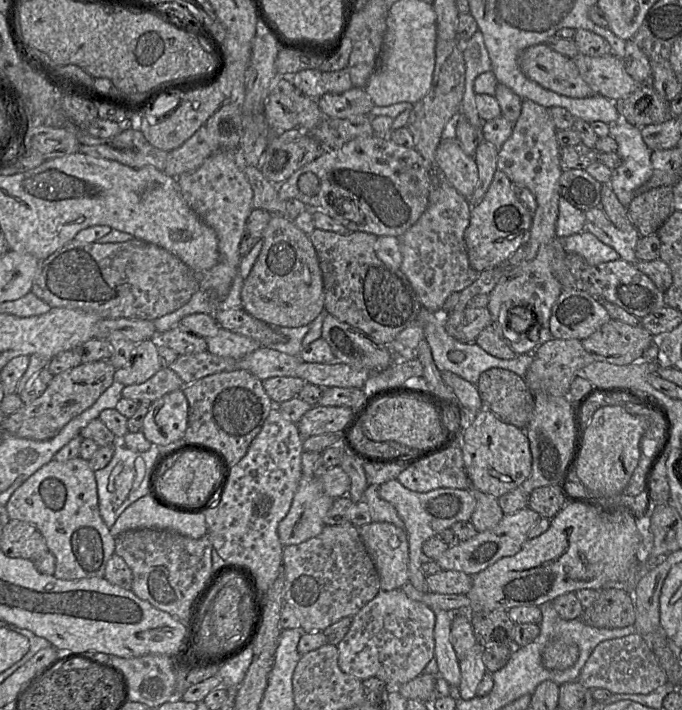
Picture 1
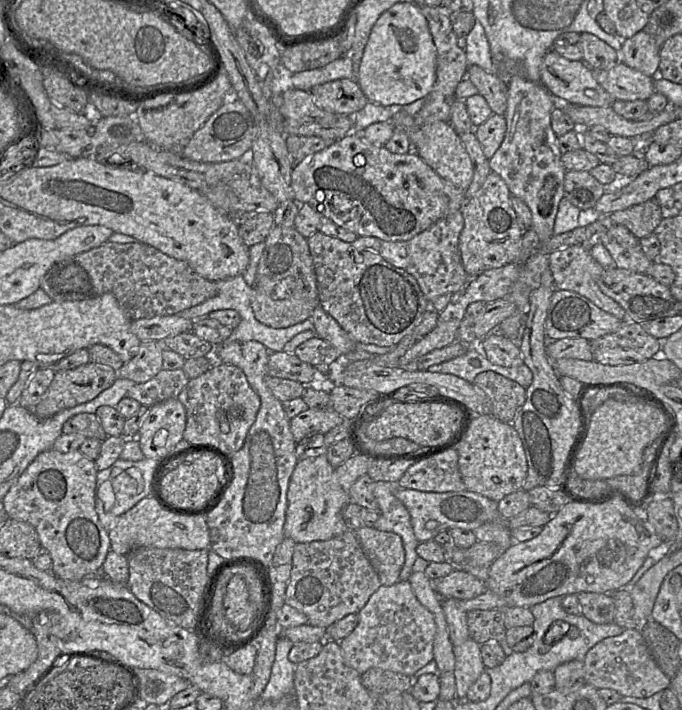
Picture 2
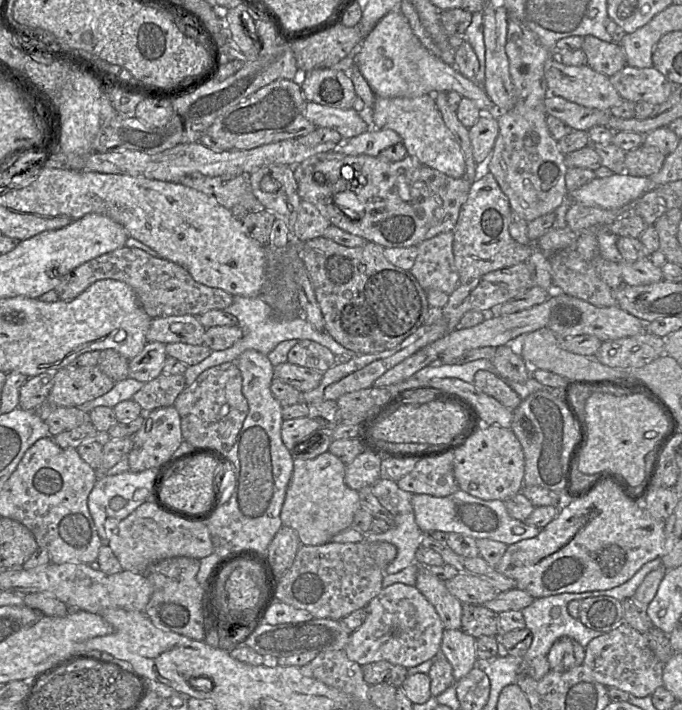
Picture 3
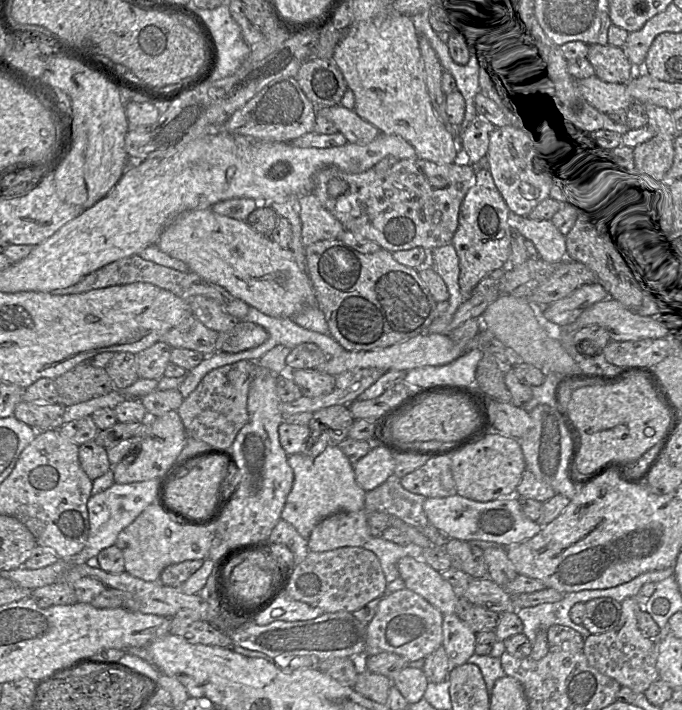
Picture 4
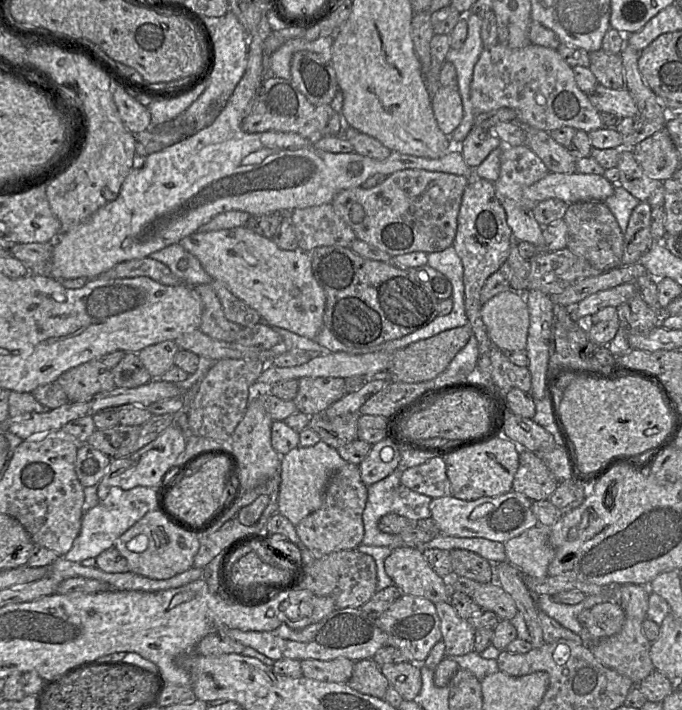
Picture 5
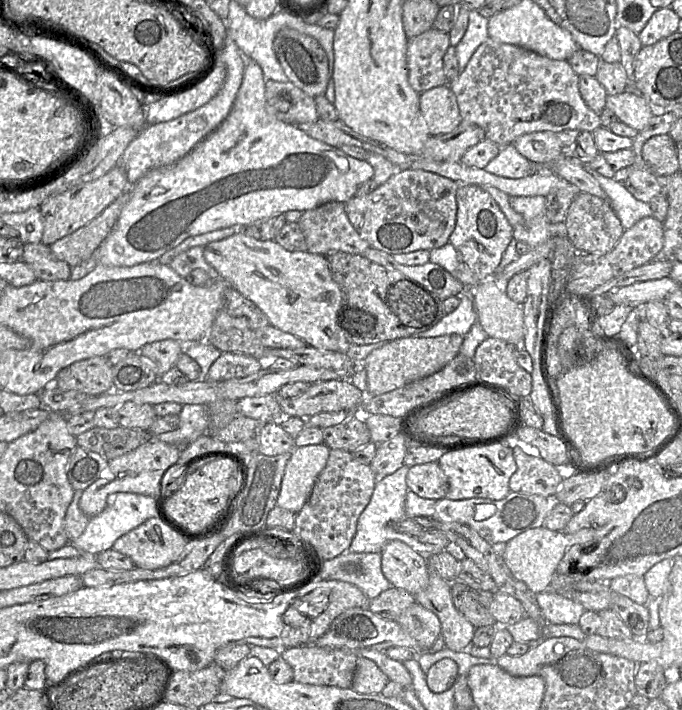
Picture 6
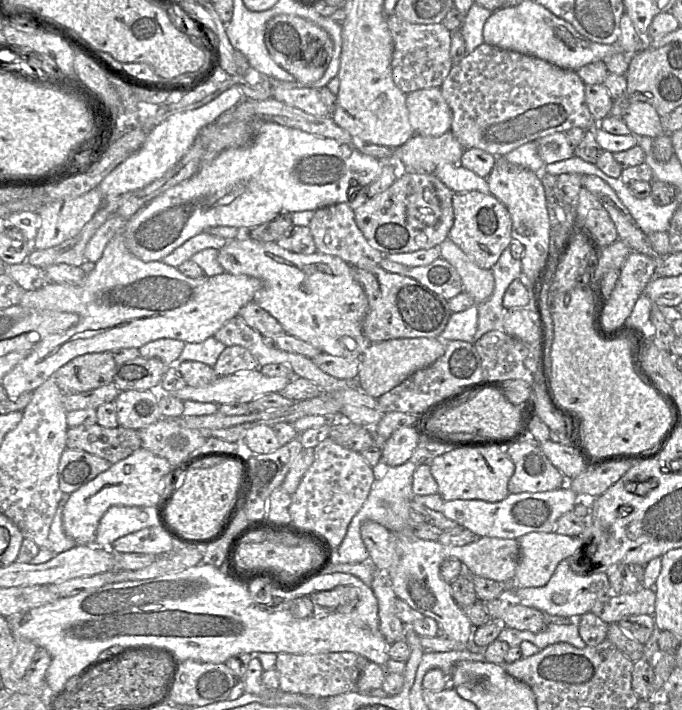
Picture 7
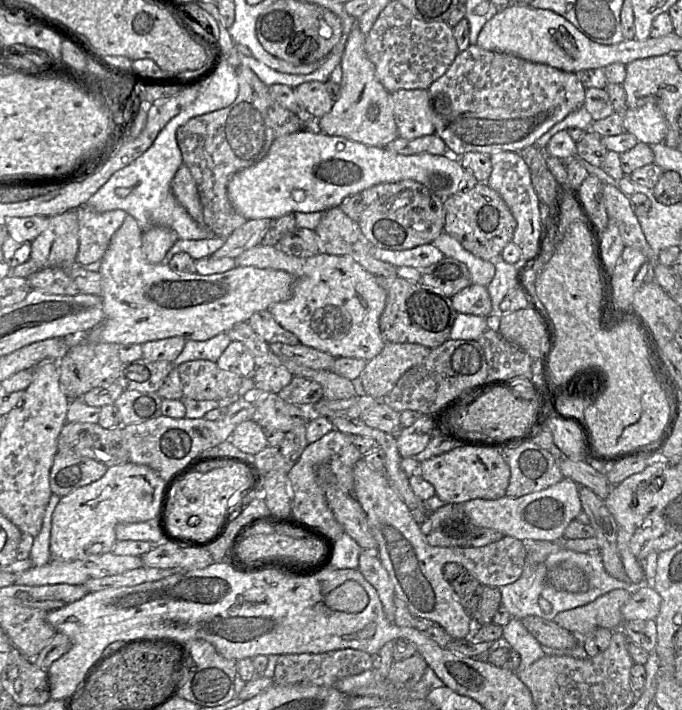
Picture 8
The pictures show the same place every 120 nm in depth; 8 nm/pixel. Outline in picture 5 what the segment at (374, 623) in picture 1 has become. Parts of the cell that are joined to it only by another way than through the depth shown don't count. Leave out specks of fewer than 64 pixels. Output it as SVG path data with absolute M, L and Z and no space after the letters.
M402 595L375 621L387 634L388 645L401 650L408 657L408 661L424 661L433 646L442 639L435 604L423 597Z

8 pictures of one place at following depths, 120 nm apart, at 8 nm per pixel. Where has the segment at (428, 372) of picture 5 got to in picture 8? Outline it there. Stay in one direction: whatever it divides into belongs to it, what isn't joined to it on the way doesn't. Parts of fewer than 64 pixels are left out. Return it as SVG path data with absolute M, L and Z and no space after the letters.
M386 342L382 351L366 363L359 376L366 395L382 400L400 377L422 362L430 351L420 344Z

